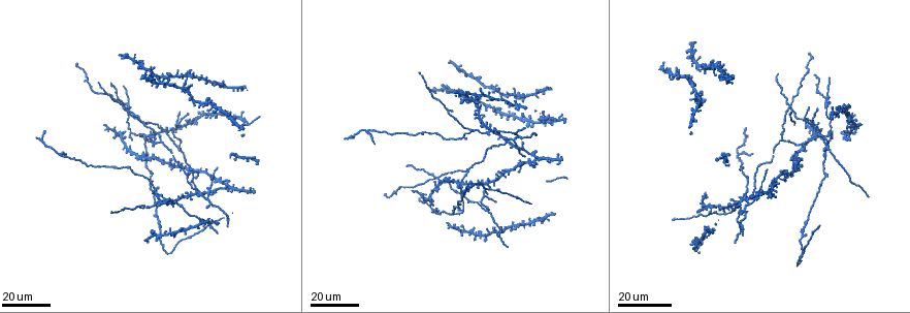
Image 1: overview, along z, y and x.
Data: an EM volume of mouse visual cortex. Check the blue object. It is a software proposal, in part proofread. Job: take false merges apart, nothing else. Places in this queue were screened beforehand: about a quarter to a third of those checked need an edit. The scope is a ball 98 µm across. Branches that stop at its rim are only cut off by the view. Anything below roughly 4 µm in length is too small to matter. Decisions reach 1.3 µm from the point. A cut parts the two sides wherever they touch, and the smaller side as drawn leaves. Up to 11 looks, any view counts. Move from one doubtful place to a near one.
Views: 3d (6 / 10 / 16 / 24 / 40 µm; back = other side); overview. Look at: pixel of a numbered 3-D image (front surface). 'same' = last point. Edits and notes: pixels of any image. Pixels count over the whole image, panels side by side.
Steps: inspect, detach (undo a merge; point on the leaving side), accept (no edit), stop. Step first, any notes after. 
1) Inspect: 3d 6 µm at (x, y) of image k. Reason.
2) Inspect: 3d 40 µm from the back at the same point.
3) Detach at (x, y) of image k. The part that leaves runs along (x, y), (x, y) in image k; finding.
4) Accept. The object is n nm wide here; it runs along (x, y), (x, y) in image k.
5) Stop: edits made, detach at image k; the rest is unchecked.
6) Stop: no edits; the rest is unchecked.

Inspect: 3d 24 µm at (784, 119) of image 1.

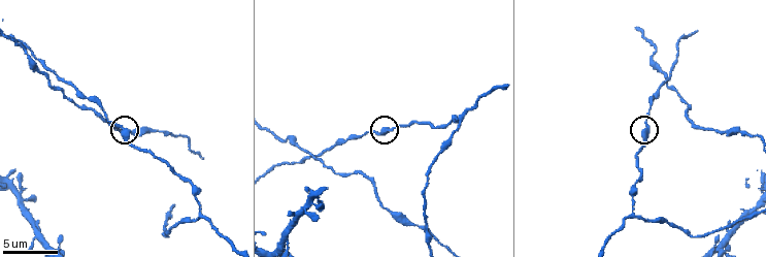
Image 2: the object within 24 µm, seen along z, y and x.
Inspect: 3d 6 µm at (649, 127) of image 2.

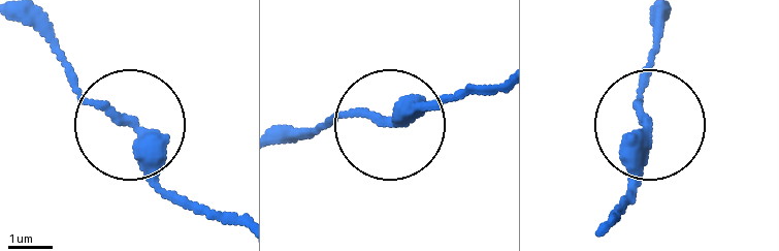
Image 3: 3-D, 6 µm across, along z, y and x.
Accept. One cell here.

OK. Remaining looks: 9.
Inspect: 3d 16 µm at (207, 190) of image 1. Four-way junction.

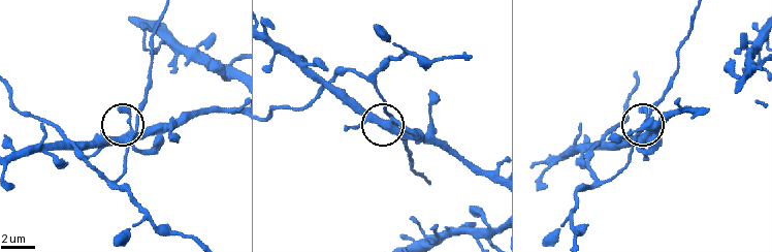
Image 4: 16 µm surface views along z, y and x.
Inspect: 3d 6 µm at the same point.

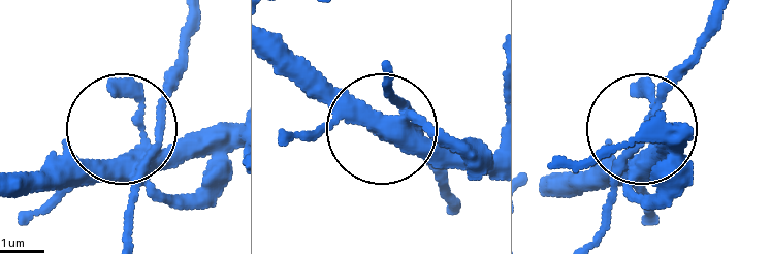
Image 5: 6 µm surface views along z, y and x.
Accept. The object is 330 nm wide here; it runs along (233, 131), (178, 143), (145, 127), (186, 46) in image 5; continuous, no second cell.

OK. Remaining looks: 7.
Inspect: 3d 16 µm at (200, 193) of image 1. Four-way junction.

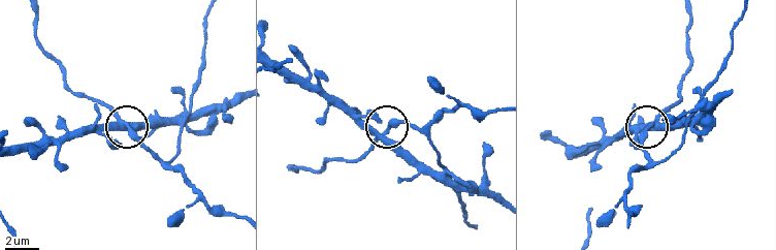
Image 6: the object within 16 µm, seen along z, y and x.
Inspect: 3d 10 µm at (656, 118) of image 6. Closer look.

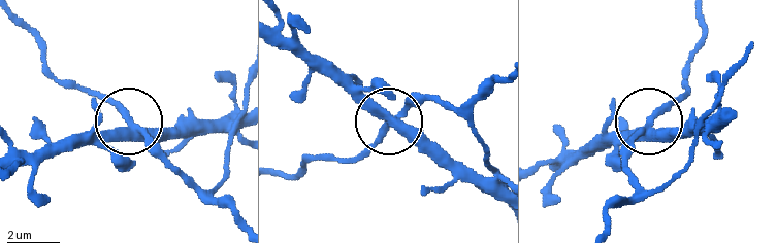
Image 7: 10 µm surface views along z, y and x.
Accept. The object is 330 nm wide here; it runs along (496, 198), (430, 161), (340, 69) in image 7; continuous, no second cell.

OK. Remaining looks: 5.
Inspect: 3d 16 µm at (59, 154) of image 1. Three arms meet.

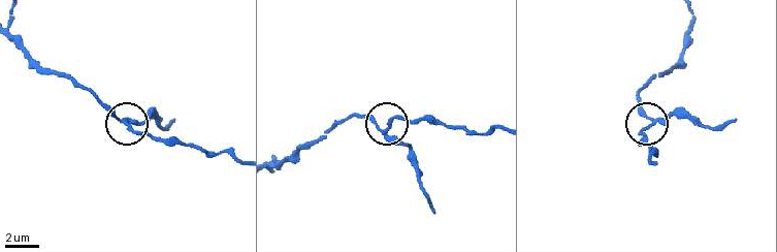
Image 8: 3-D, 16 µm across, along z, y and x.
Inspect: 3d 10 µm at (384, 134) of image 8.

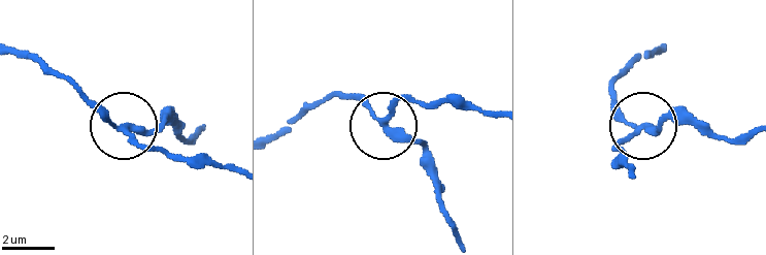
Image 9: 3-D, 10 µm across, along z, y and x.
Detach at (157, 127) of image 9. 3 arms meet here; the part that leaves runs along (128, 126), (152, 128), (165, 119), (186, 138), (201, 130) in image 9; two cells meet here.

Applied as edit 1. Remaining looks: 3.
Inspect: overview. See it whole again.

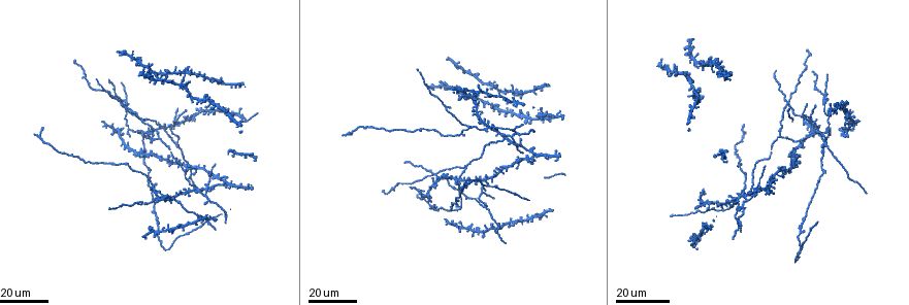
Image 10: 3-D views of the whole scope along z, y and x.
Inspect: 3d 16 µm at (125, 108) of image 10. Looks like a crossing.

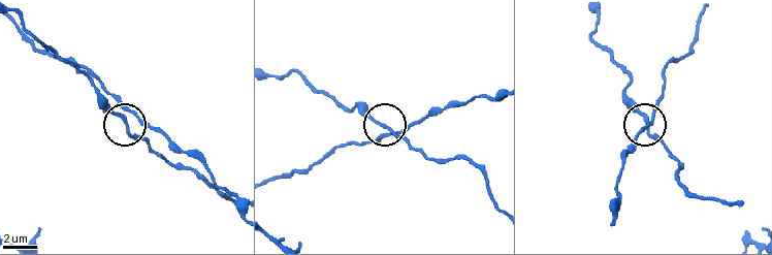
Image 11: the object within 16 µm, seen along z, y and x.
Inspect: 3d 10 µm at (653, 109) of image 11.

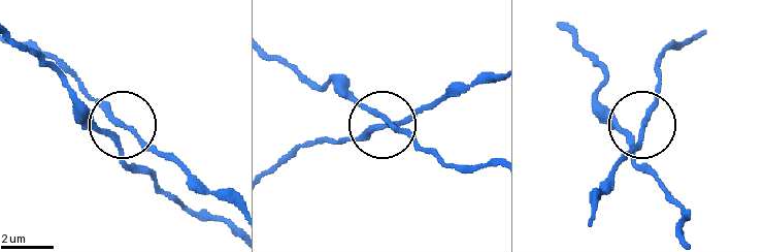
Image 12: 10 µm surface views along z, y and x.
Accept. The side arm is 37 µm long; 4 arms meet here; continuous, no second cell.

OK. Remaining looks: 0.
Stop: edits made, detach at image 9; the rest is unchecked.

